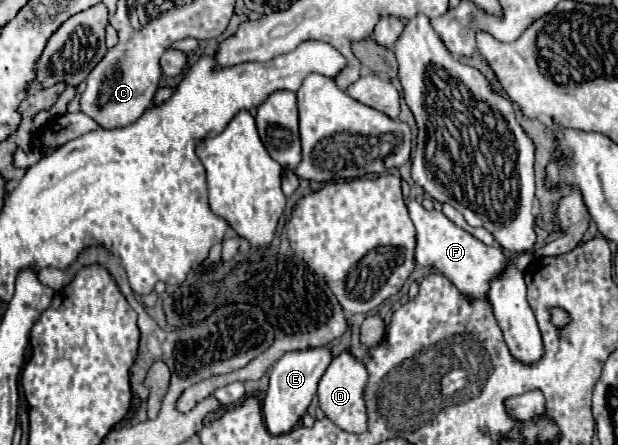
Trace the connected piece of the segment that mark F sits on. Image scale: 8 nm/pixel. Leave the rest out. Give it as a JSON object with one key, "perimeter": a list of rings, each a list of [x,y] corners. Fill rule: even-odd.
{"perimeter":[[[416,200],[408,202],[408,212],[416,226],[416,250],[414,250],[416,264],[440,270],[460,292],[464,292],[470,298],[486,298],[488,282],[496,278],[510,262],[516,262],[520,270],[526,270],[534,260],[530,254],[520,254],[518,258],[506,258],[500,248],[482,244],[478,238],[474,238],[466,230],[450,222],[440,210],[424,210],[422,204],[418,204]]]}

